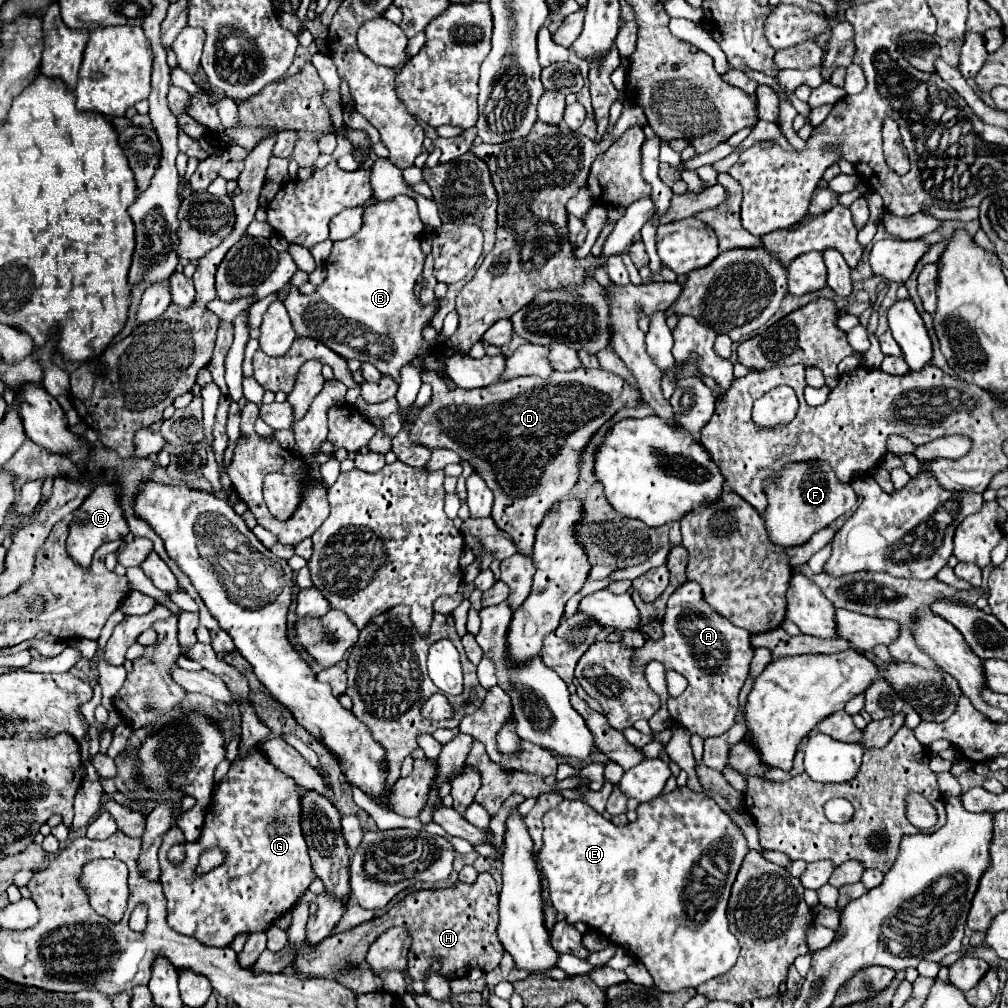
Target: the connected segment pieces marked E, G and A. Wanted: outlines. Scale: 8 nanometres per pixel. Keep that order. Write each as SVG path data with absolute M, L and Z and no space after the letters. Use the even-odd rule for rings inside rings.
M685 786L641 804L637 820L625 826L615 826L581 800L563 800L543 816L543 850L537 860L547 874L553 908L563 912L569 924L583 920L589 928L599 930L613 944L629 950L643 962L659 990L677 992L681 988L697 988L725 974L737 962L739 944L729 932L725 912L733 880L747 852L745 836L731 818L711 798L695 794ZM687 890L705 890L717 896L715 906L703 912L703 922L687 918L681 902L689 894Z
M261 748L237 756L213 790L199 840L189 844L177 826L169 828L159 848L159 864L161 884L169 904L167 922L179 934L197 938L207 946L225 948L239 934L267 930L297 904L299 896L317 878L301 832L299 784L277 770ZM173 844L185 844L187 848L187 858L179 866L167 860ZM213 846L227 852L225 864L205 876L195 874L199 854Z
M687 582L671 594L663 618L663 640L645 642L643 648L635 650L637 666L659 660L687 678L687 690L679 698L667 702L667 708L673 720L683 724L691 734L699 734L703 740L721 736L735 724L739 708L737 698L745 678L749 676L751 658L751 634L743 628L735 628L727 618L713 612L713 608L703 600L697 582Z

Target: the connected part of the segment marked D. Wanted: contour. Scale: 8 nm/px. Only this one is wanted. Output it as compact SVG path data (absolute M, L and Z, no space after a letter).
M433 352L429 356L419 356L413 364L421 366L423 380L433 386L433 402L421 410L411 428L411 438L427 448L447 448L457 452L465 462L469 462L479 476L487 482L487 486L495 494L493 504L493 520L505 530L517 550L525 556L533 552L533 540L539 522L547 514L547 510L563 498L569 498L577 480L581 454L587 448L593 434L609 422L621 408L637 408L643 402L641 390L627 384L623 378L605 372L605 370L585 370L577 368L571 372L553 372L549 378L525 376L513 378L507 382L491 384L475 390L447 390L443 372L443 354Z

